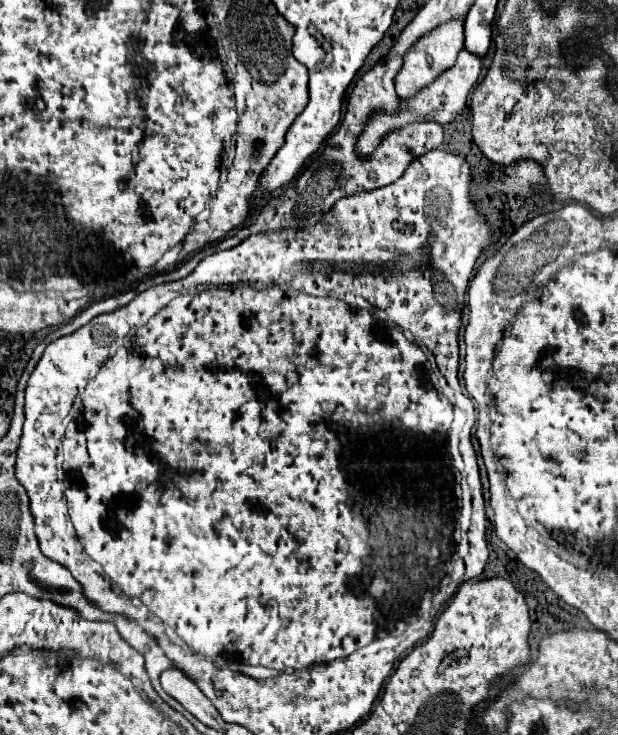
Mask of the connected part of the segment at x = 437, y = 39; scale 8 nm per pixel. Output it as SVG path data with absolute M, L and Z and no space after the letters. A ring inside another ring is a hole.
M449 20L449 24L441 24L441 28L433 28L429 36L421 36L413 48L405 54L405 66L395 76L395 88L401 98L409 98L419 92L423 86L433 82L441 72L445 72L457 58L457 52L463 46L463 24L465 20Z

